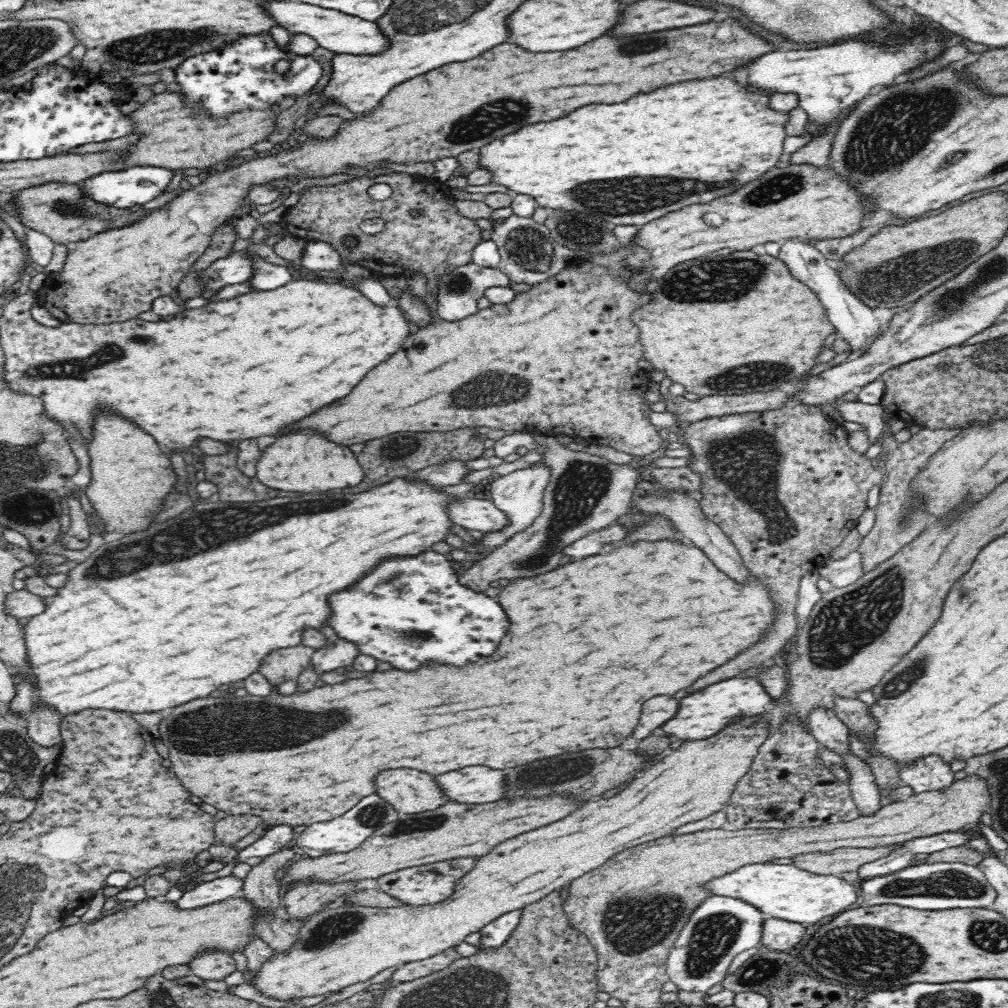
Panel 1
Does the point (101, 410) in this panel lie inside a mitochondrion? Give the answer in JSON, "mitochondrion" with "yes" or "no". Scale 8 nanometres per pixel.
{"mitochondrion":"no"}

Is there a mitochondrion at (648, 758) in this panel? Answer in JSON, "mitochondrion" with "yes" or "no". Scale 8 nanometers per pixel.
{"mitochondrion":"no"}

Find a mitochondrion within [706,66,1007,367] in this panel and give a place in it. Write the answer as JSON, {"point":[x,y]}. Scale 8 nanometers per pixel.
{"point":[894,130]}

